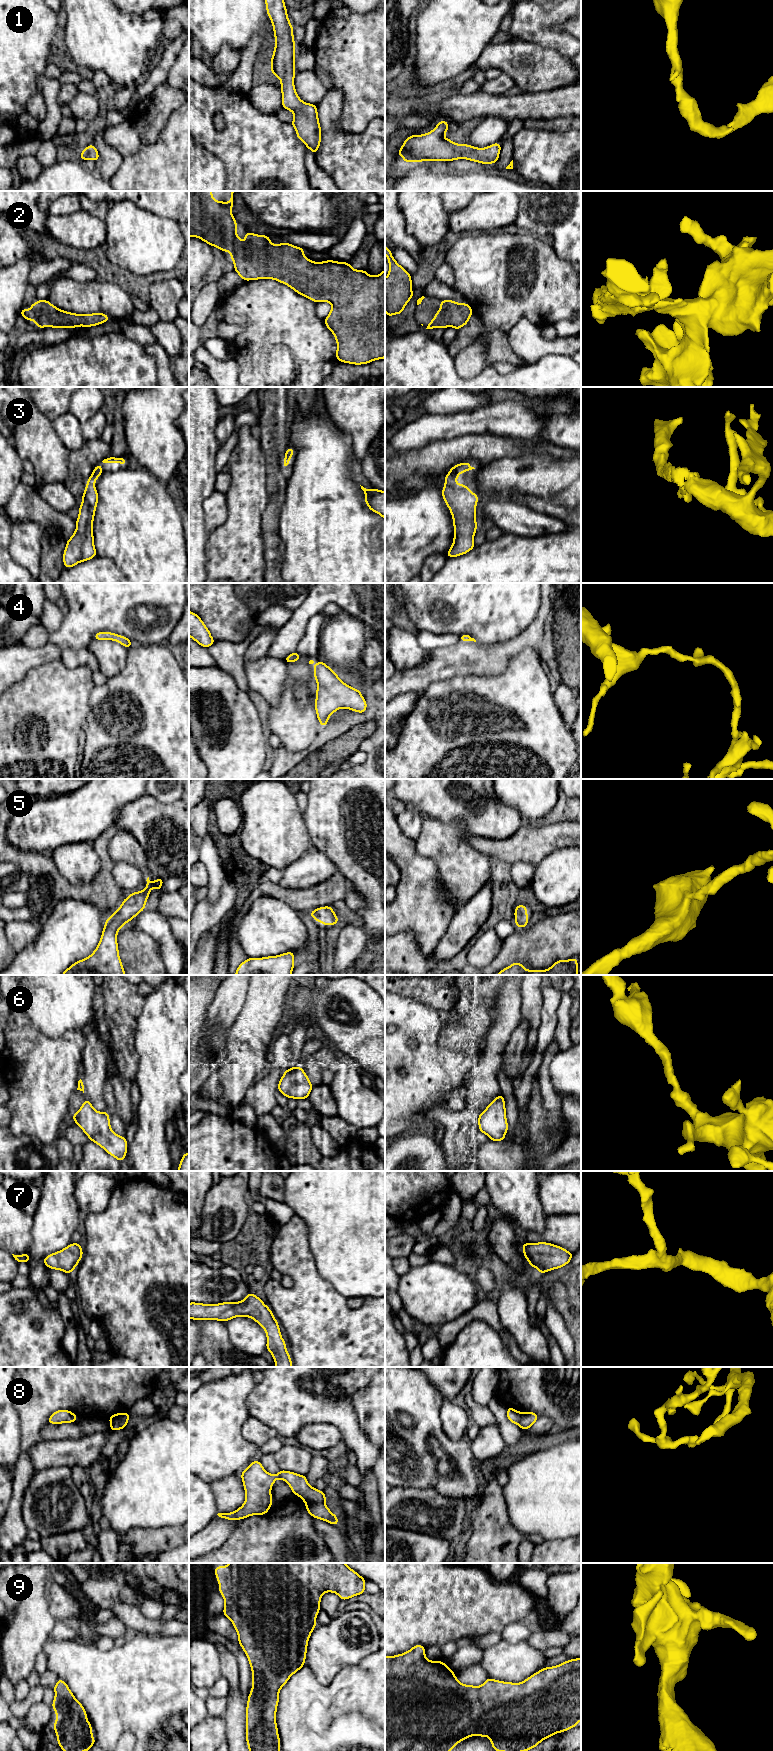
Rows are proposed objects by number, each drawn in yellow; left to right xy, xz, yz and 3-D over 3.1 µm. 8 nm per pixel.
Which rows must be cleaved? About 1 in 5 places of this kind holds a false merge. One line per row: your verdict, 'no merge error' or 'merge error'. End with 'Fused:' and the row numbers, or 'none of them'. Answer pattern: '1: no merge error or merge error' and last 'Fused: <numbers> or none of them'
1: no merge error
2: no merge error
3: no merge error
4: no merge error
5: no merge error
6: no merge error
7: no merge error
8: merge error
9: no merge error
Fused: 8

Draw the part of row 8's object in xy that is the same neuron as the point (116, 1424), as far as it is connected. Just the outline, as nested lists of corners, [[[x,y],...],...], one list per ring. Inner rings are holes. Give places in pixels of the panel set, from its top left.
[[[113,1418],[110,1421],[110,1429],[112,1431],[121,1430],[126,1427],[127,1423],[128,1423],[128,1419]]]

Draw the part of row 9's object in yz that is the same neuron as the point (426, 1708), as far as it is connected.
[[[418,1644],[409,1651],[385,1656],[385,1751],[451,1751],[454,1746],[470,1736],[488,1736],[495,1751],[528,1751],[544,1739],[576,1727],[581,1721],[581,1657],[567,1660],[557,1666],[546,1667],[520,1683],[511,1683],[487,1678],[481,1686],[460,1683],[454,1672],[442,1661],[430,1661],[425,1656],[425,1647]]]

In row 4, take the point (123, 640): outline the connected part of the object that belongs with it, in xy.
[[[98,632],[94,635],[93,639],[118,641],[126,648],[129,648],[133,645],[133,643],[127,637],[120,636],[112,632]]]

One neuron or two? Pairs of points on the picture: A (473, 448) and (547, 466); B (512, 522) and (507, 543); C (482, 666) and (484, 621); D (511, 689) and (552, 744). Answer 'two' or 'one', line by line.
A: two
B: two
C: two
D: one

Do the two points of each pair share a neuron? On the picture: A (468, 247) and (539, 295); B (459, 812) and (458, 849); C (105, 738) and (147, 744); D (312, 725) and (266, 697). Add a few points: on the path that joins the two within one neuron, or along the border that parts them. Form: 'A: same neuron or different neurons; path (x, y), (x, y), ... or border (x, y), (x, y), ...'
A: same neuron; path (488, 268), (502, 282), (502, 296), (518, 303)
B: different neurons; border (436, 818), (445, 822), (461, 820), (470, 835)
C: same neuron; path (115, 738), (137, 738)
D: different neurons; border (286, 681), (280, 701), (275, 706), (263, 708)

